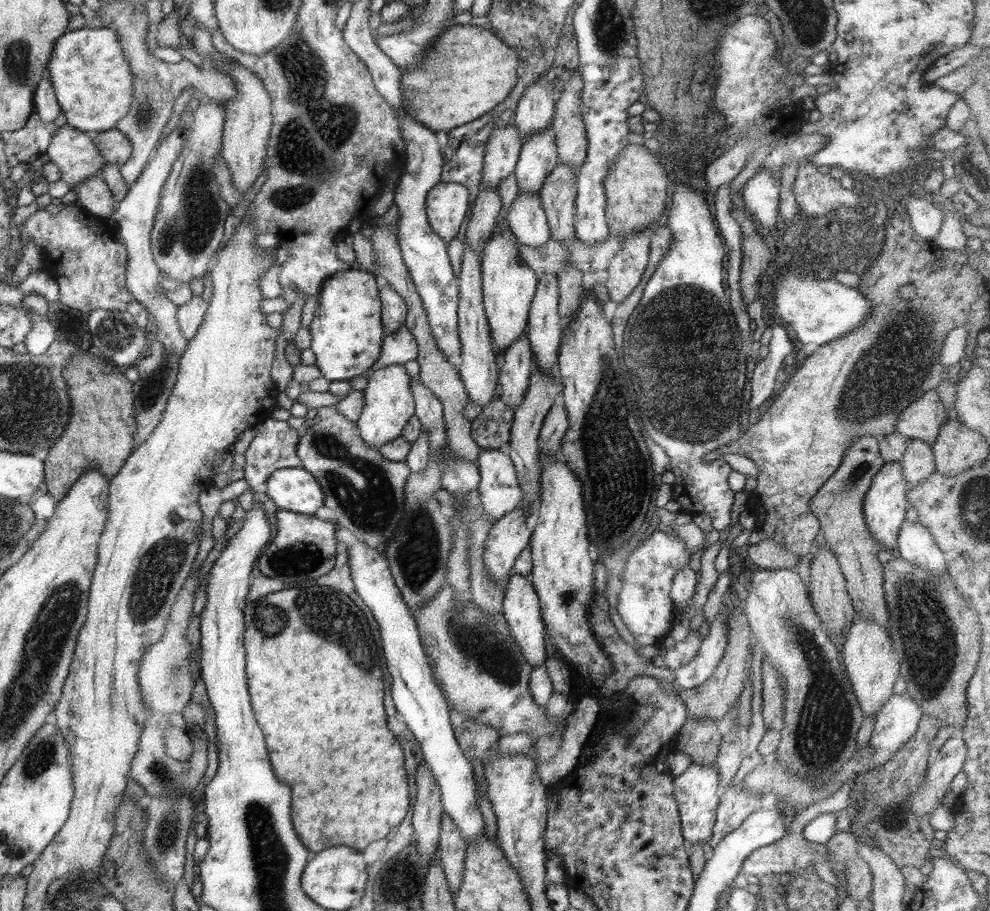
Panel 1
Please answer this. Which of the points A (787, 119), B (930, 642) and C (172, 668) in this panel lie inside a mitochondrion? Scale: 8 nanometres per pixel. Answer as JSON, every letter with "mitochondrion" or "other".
{"A":"other","B":"mitochondrion","C":"mitochondrion"}

